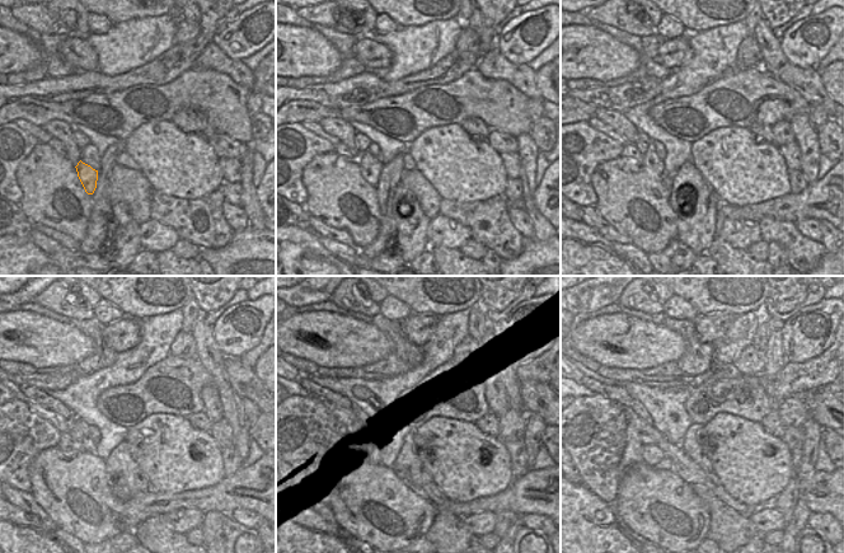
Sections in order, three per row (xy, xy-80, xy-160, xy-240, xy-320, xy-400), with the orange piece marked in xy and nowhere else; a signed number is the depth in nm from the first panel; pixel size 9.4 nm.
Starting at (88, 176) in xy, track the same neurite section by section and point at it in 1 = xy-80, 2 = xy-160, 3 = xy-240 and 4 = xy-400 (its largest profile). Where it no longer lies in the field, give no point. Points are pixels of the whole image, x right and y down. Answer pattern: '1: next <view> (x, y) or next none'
1: next xy-80 (370, 167)
2: next xy-160 (650, 158)
3: next xy-240 (88, 444)
4: next xy-400 (637, 407)

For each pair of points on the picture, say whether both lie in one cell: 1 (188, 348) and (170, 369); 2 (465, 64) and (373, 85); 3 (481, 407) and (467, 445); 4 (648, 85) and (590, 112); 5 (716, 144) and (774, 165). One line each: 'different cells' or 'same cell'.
1: different cells
2: same cell
3: different cells
4: different cells
5: same cell

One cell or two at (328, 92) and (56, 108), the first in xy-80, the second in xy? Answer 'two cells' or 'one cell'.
two cells

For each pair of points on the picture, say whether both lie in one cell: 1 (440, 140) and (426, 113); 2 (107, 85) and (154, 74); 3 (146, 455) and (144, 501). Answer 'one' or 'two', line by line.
1: two
2: one
3: two

